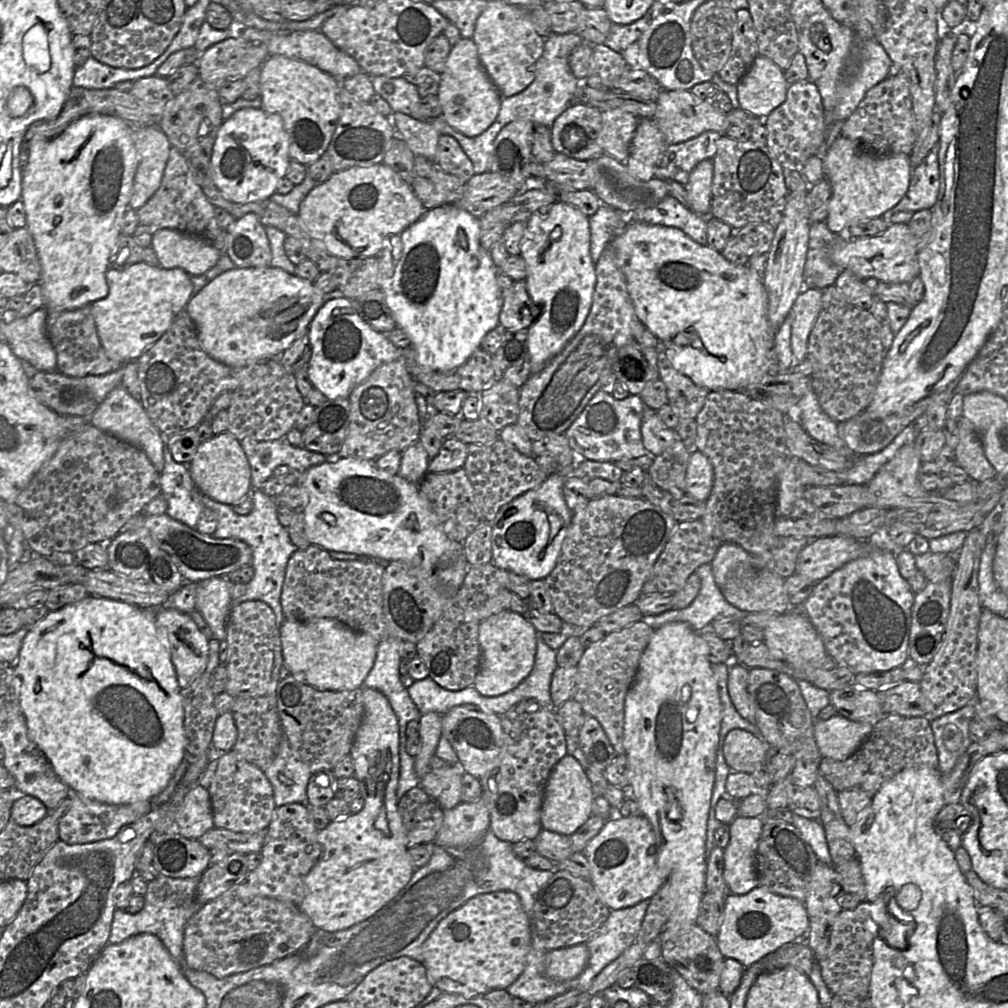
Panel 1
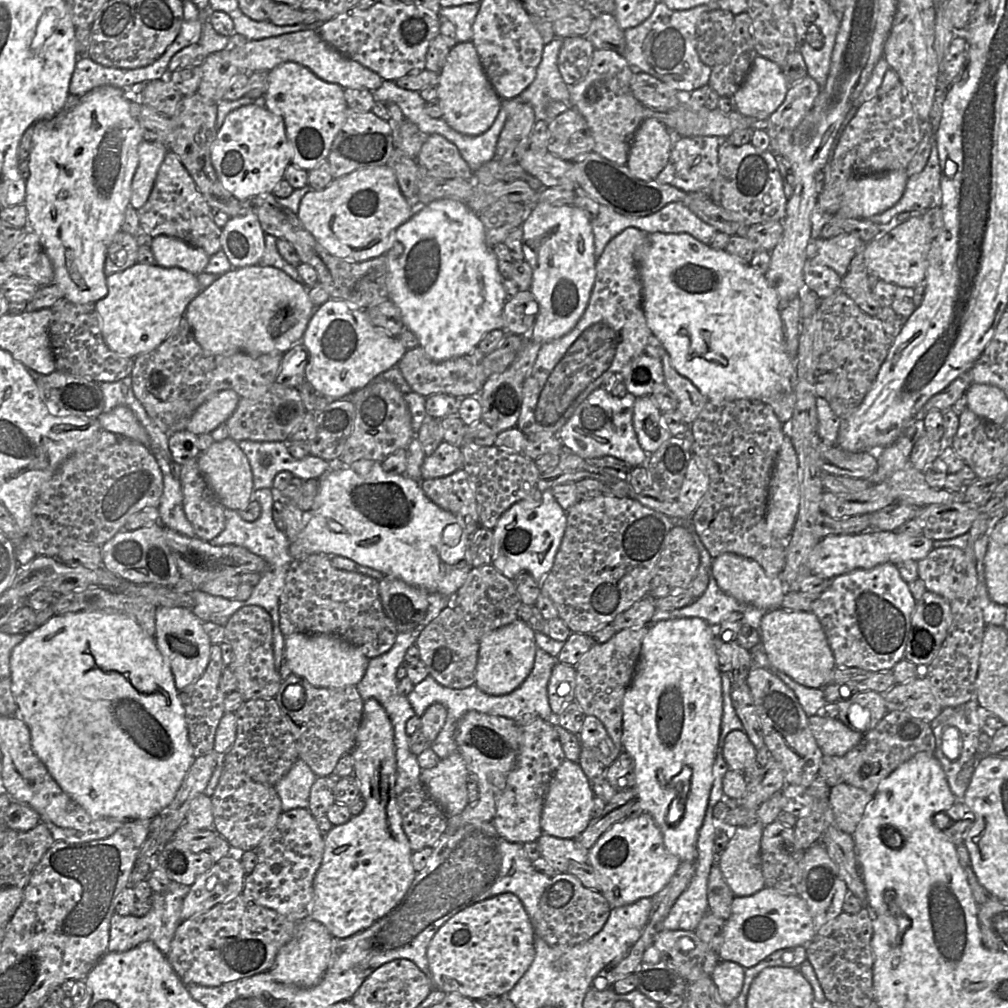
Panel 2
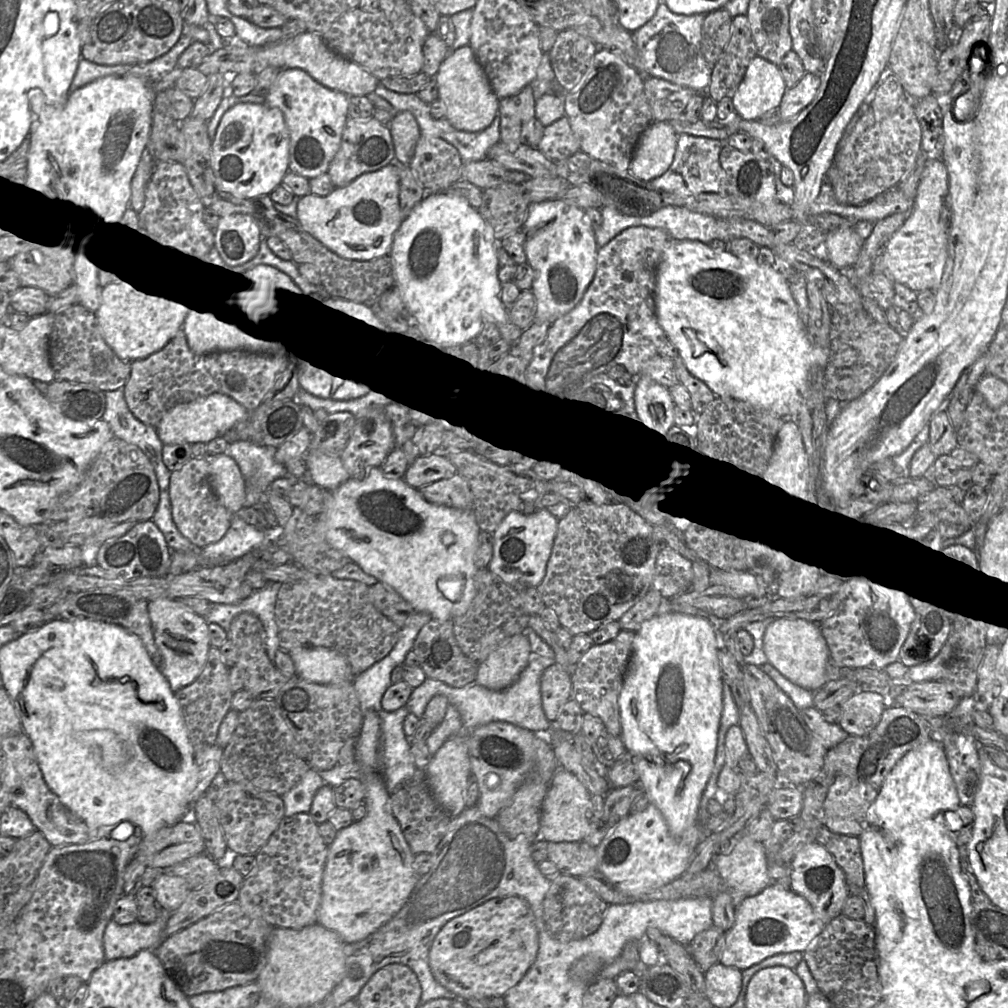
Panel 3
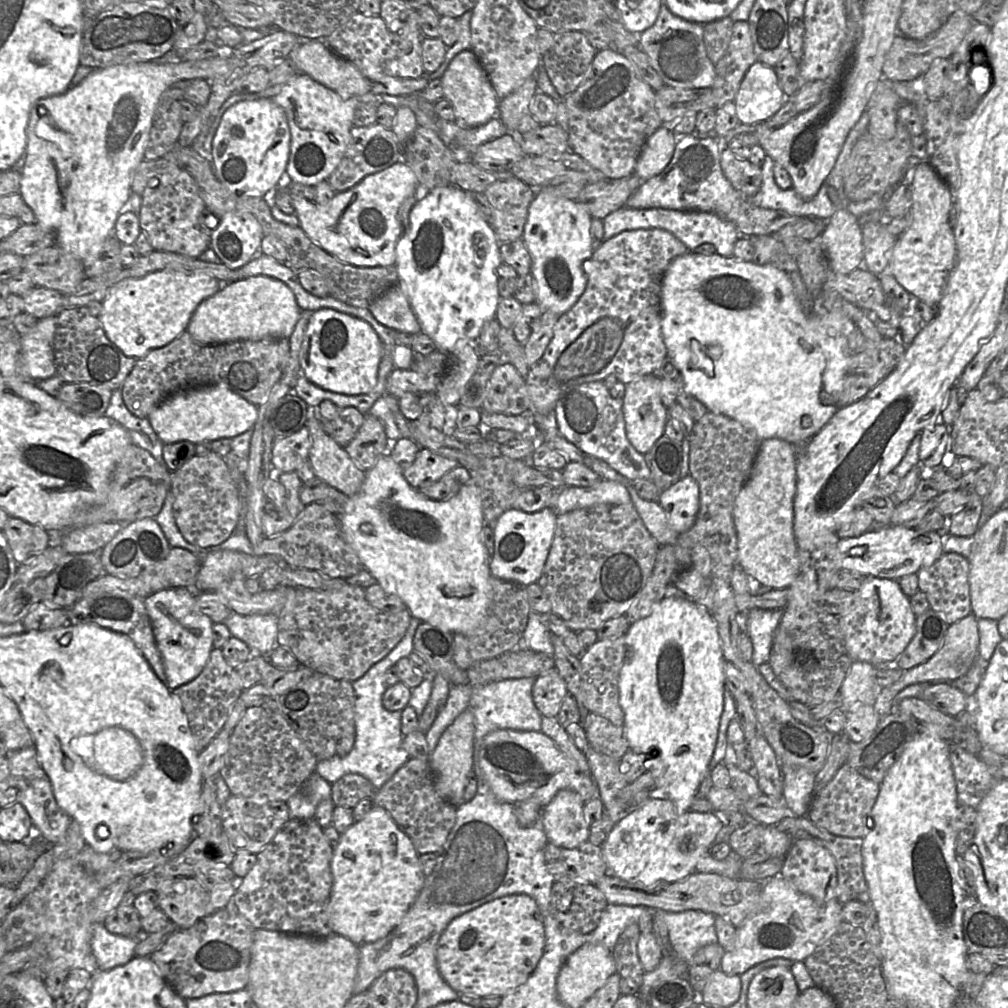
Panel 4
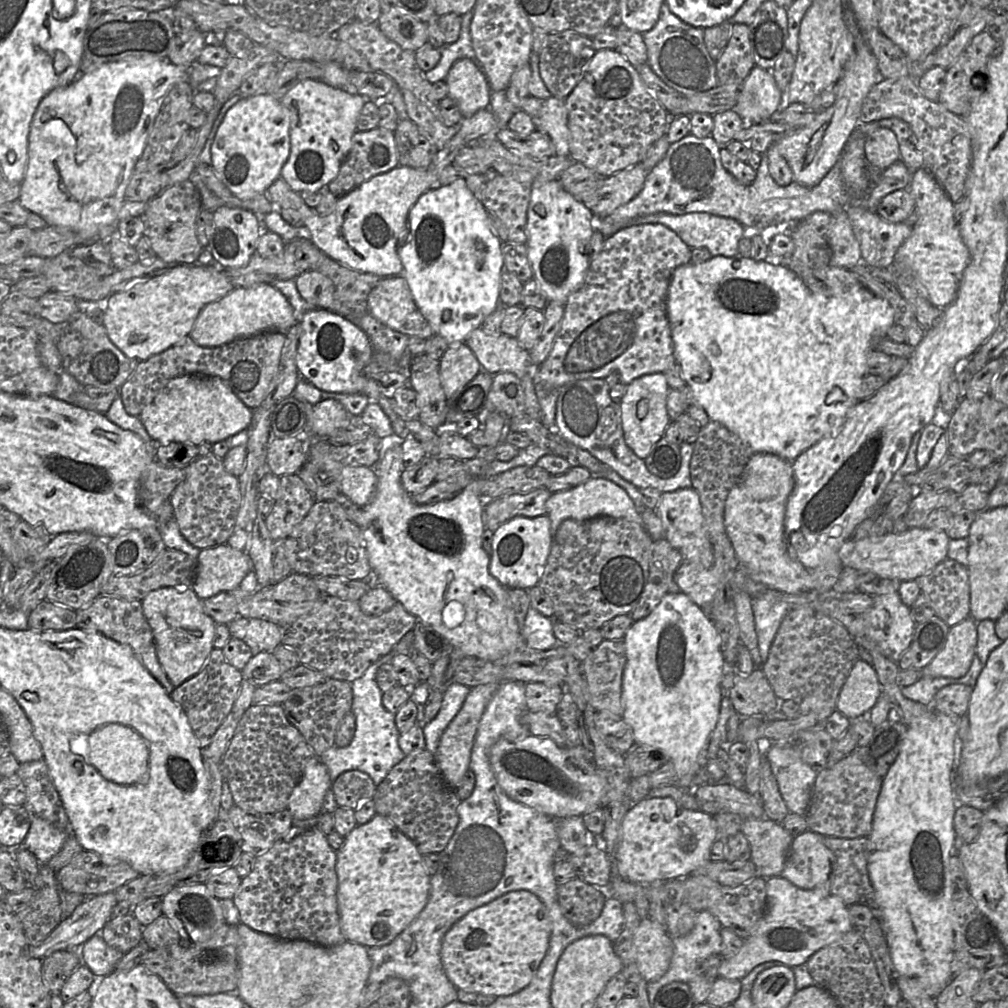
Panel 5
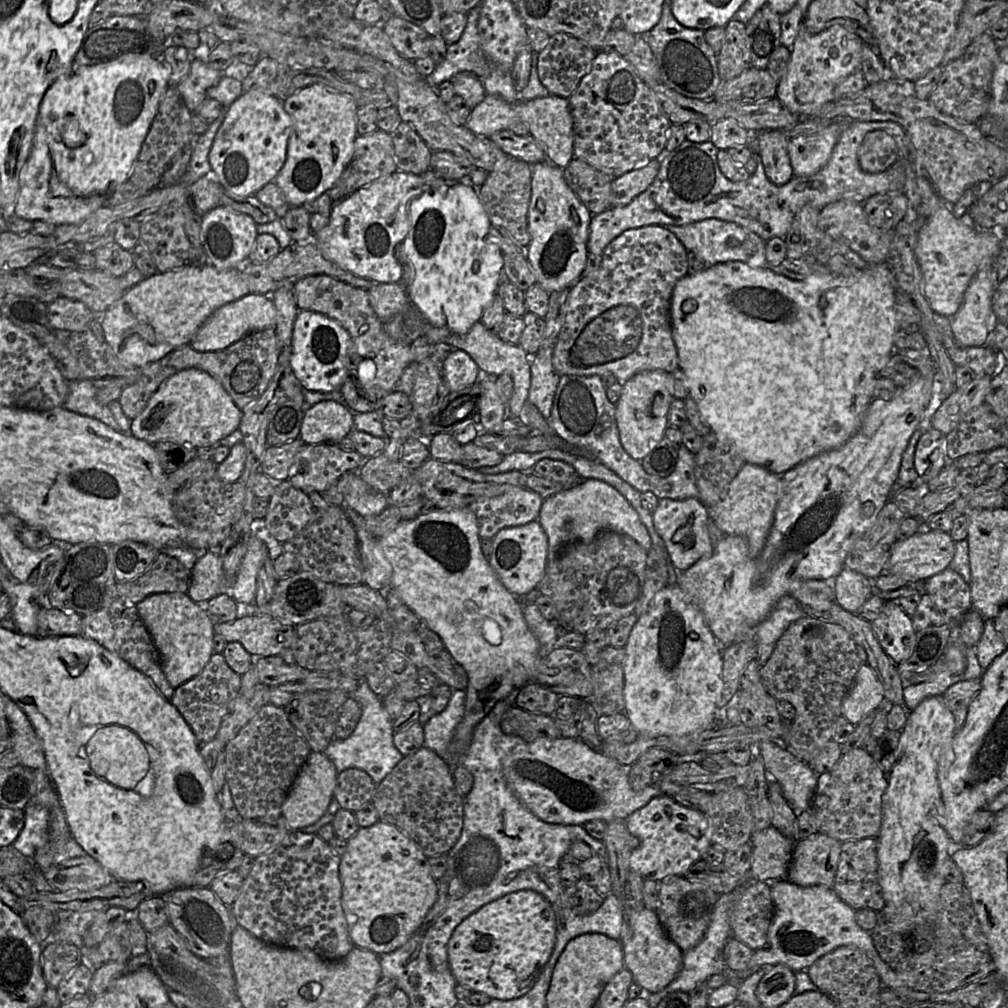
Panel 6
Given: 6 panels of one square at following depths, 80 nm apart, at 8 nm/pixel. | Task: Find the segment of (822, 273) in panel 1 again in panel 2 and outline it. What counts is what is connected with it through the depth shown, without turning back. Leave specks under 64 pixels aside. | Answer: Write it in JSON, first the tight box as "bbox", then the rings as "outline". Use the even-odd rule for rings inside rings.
{"bbox":[807,204,863,277],"outline":[[[818,204],[814,207],[811,213],[811,240],[807,245],[807,257],[843,277],[863,242],[856,235],[845,232],[828,239],[821,238],[822,228],[833,215],[822,210]]]}

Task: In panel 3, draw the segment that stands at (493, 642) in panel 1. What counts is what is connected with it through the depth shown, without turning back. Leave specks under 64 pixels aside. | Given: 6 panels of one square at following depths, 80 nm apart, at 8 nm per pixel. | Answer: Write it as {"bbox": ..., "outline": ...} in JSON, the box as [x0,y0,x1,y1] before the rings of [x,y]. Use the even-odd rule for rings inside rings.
{"bbox":[476,634,531,691],"outline":[[[527,634],[514,635],[479,664],[476,683],[494,691],[504,690],[518,679],[531,659]]]}

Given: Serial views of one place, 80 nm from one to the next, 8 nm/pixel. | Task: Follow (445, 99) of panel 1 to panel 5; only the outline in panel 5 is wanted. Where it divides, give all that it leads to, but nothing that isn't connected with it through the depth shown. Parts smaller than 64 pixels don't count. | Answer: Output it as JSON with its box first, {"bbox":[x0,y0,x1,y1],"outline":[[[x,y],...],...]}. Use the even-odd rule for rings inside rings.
{"bbox":[445,58,492,118],"outline":[[[469,58],[457,60],[450,68],[445,82],[449,87],[448,97],[457,102],[464,118],[489,108],[492,90],[477,62]]]}

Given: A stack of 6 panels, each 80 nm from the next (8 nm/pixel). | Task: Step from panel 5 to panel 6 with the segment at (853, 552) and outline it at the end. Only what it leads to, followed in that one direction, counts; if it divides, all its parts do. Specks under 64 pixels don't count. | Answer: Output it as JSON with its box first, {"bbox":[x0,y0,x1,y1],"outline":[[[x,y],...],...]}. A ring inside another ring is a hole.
{"bbox":[885,528,955,583],"outline":[[[921,528],[906,540],[897,540],[892,546],[886,563],[885,572],[896,575],[911,583],[922,583],[944,571],[955,554],[955,542],[949,533]]]}

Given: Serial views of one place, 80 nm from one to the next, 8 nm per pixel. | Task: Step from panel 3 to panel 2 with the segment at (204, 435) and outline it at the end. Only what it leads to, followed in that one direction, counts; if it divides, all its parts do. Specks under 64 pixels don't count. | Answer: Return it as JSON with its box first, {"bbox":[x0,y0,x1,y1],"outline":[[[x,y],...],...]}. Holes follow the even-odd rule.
{"bbox":[185,390,240,435],"outline":[[[221,390],[203,402],[188,420],[185,429],[195,435],[210,434],[235,411],[240,397],[233,390]]]}

